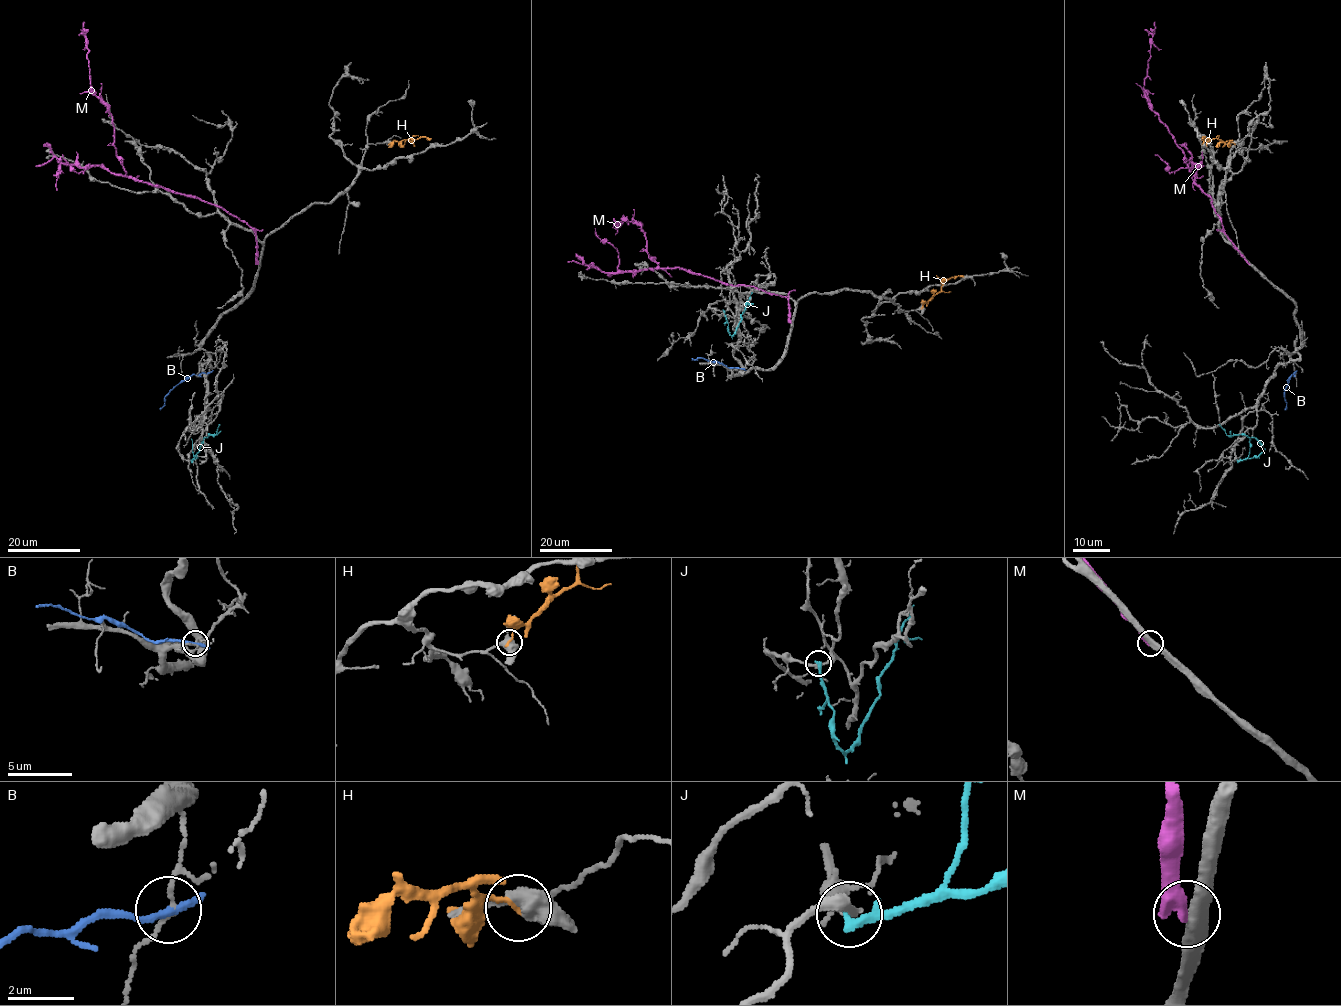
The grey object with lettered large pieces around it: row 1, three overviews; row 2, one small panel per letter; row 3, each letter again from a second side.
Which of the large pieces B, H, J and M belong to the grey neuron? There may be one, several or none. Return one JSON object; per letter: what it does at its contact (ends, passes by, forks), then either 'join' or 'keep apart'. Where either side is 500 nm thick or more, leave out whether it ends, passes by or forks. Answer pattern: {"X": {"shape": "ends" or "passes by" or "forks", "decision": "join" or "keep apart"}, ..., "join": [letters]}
{"B": {"shape": "ends", "decision": "keep apart"}, "H": {"shape": "ends", "decision": "keep apart"}, "J": {"shape": "ends", "decision": "keep apart"}, "M": {"shape": "ends", "decision": "keep apart"}, "join": []}

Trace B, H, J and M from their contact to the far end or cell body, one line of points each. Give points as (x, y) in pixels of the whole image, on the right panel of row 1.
B: (1295, 372), (1288, 380), (1284, 408)
H: (1234, 143), (1217, 138), (1203, 139)
J: (1237, 461), (1256, 457), (1263, 447), (1254, 438), (1227, 435), (1219, 424)
M: (1249, 263), (1227, 235), (1210, 198), (1194, 182), (1174, 136), (1152, 110), (1144, 78), (1154, 22)

